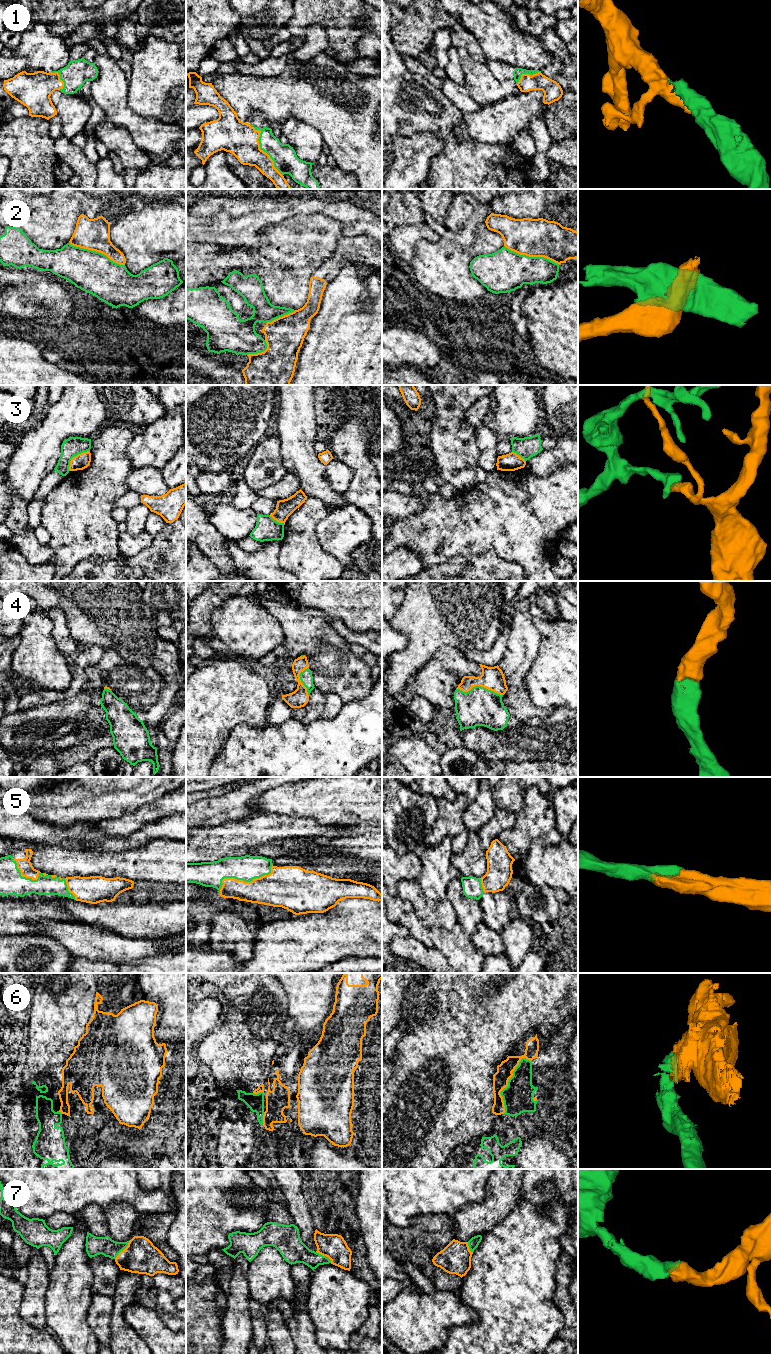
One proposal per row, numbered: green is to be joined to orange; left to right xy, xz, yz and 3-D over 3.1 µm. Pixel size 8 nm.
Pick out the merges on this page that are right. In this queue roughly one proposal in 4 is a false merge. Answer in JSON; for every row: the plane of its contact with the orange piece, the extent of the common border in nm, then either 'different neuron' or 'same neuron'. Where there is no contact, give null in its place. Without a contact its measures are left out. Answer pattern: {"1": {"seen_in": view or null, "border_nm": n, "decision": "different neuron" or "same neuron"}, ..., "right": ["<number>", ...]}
{"1": {"seen_in": "xz", "border_nm": 500, "decision": "same neuron"}, "2": {"seen_in": "xy", "border_nm": 480, "decision": "different neuron"}, "3": {"seen_in": "xy", "border_nm": 240, "decision": "different neuron"}, "4": {"seen_in": "yz", "border_nm": 380, "decision": "same neuron"}, "5": {"seen_in": "xz", "border_nm": 500, "decision": "same neuron"}, "6": {"seen_in": "yz", "border_nm": 480, "decision": "different neuron"}, "7": {"seen_in": "xy", "border_nm": 200, "decision": "same neuron"}, "right": ["1", "4", "5", "7"]}

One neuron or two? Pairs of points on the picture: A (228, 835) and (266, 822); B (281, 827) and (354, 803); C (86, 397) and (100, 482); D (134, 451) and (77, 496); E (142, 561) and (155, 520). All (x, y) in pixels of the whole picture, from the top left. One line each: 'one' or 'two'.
A: one
B: two
C: two
D: two
E: two

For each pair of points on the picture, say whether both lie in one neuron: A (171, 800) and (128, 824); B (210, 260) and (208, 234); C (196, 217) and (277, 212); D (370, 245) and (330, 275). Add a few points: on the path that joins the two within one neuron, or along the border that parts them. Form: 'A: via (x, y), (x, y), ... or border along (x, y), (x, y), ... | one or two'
A: via (160, 809), (139, 818) | one
B: border along (196, 241), (224, 245) | two
C: via (216, 216), (254, 215), (257, 213) | one
D: via (359, 248), (350, 249), (335, 264) | one

